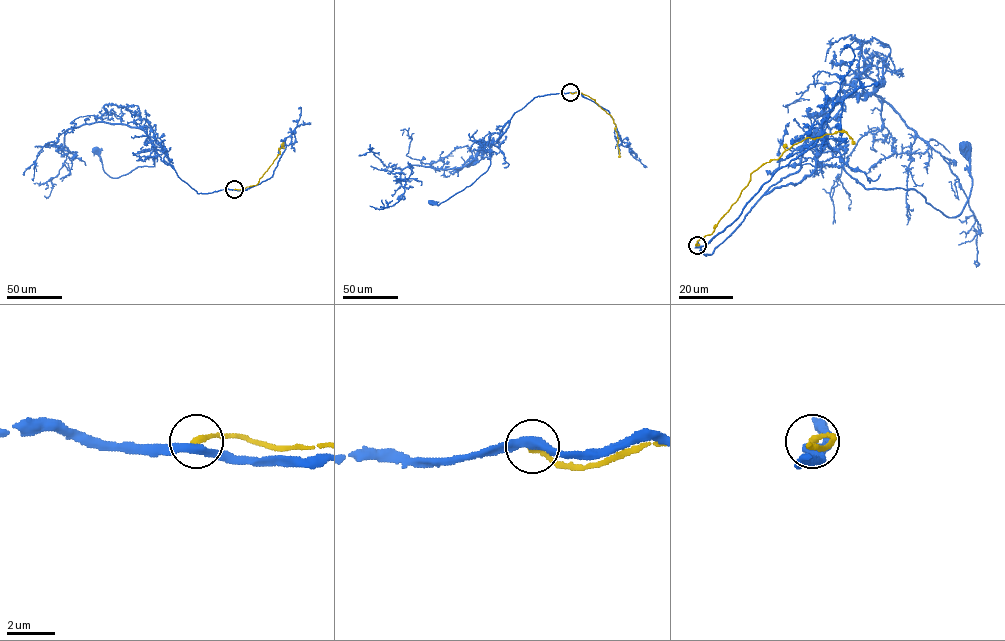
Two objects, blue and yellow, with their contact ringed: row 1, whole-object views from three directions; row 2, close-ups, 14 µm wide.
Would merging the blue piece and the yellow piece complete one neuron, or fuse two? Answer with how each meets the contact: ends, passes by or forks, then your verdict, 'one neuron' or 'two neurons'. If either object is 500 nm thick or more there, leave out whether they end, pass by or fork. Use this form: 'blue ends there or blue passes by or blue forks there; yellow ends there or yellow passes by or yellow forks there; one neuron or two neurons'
blue passes by; yellow ends there; two neurons

